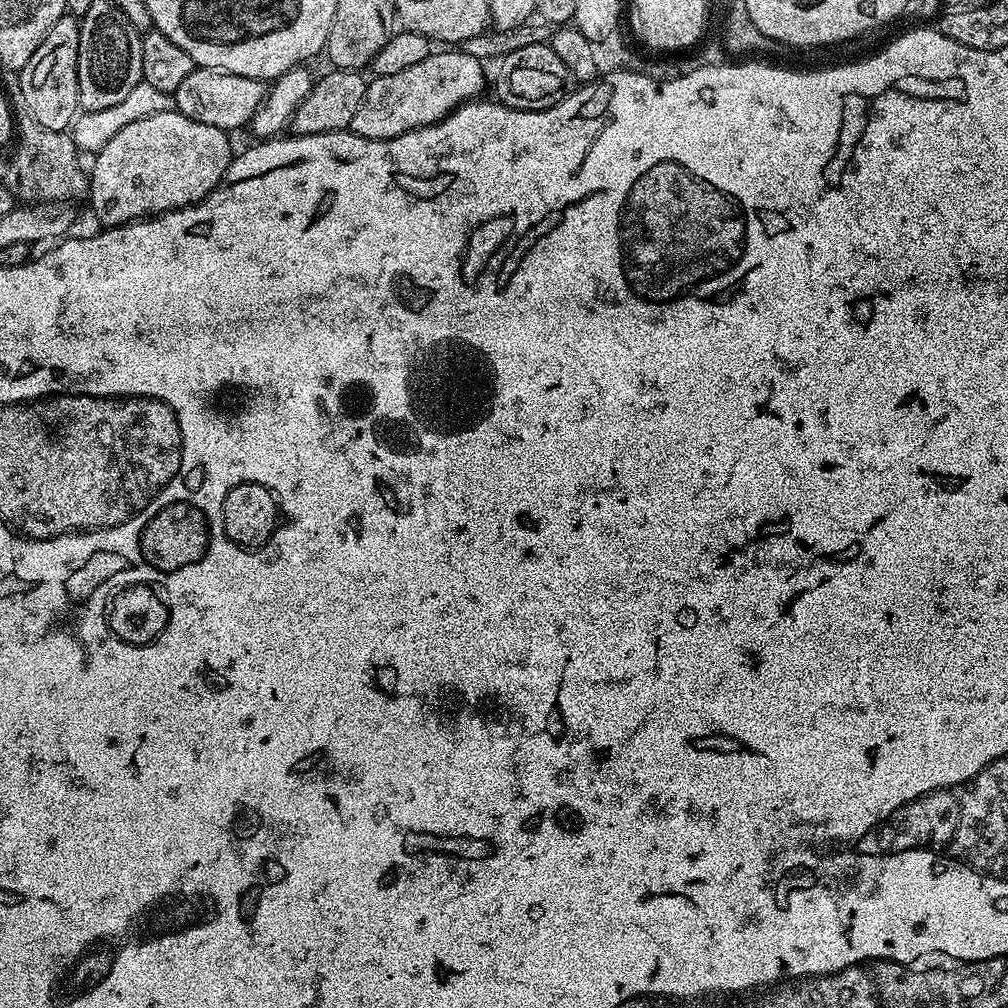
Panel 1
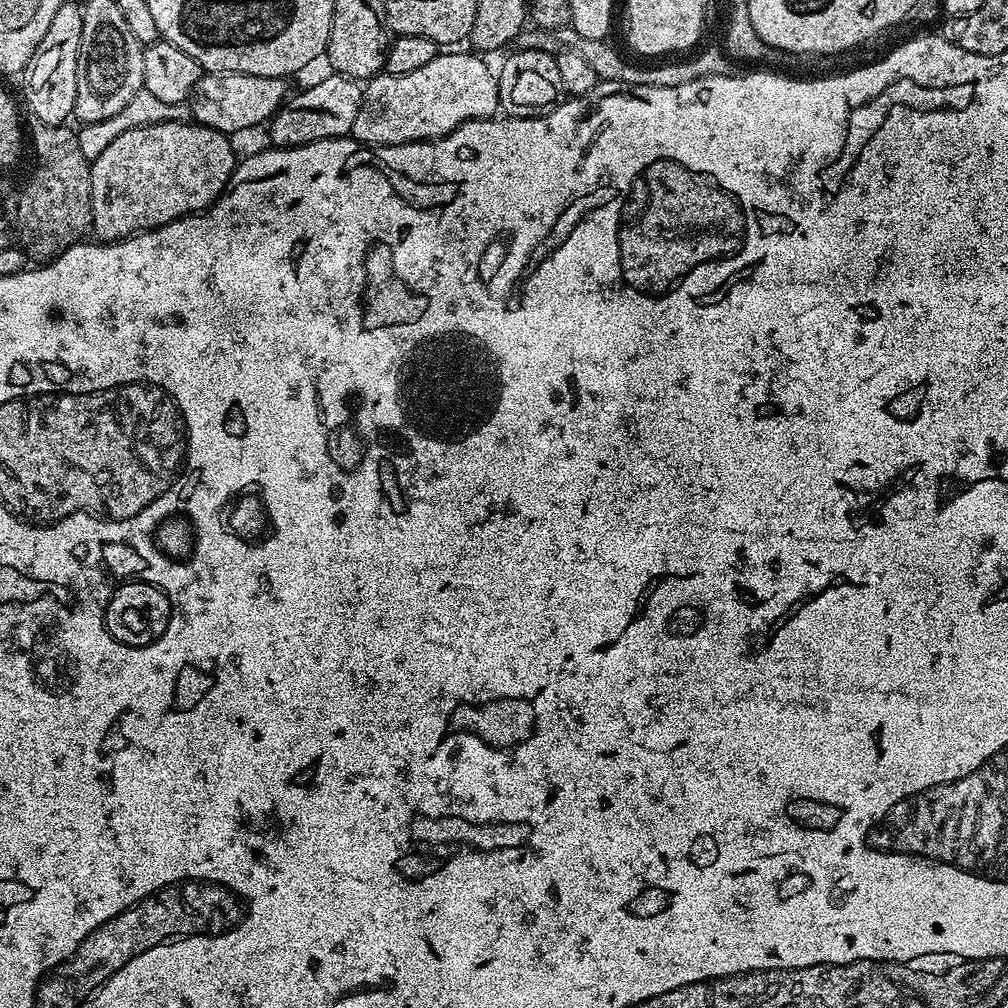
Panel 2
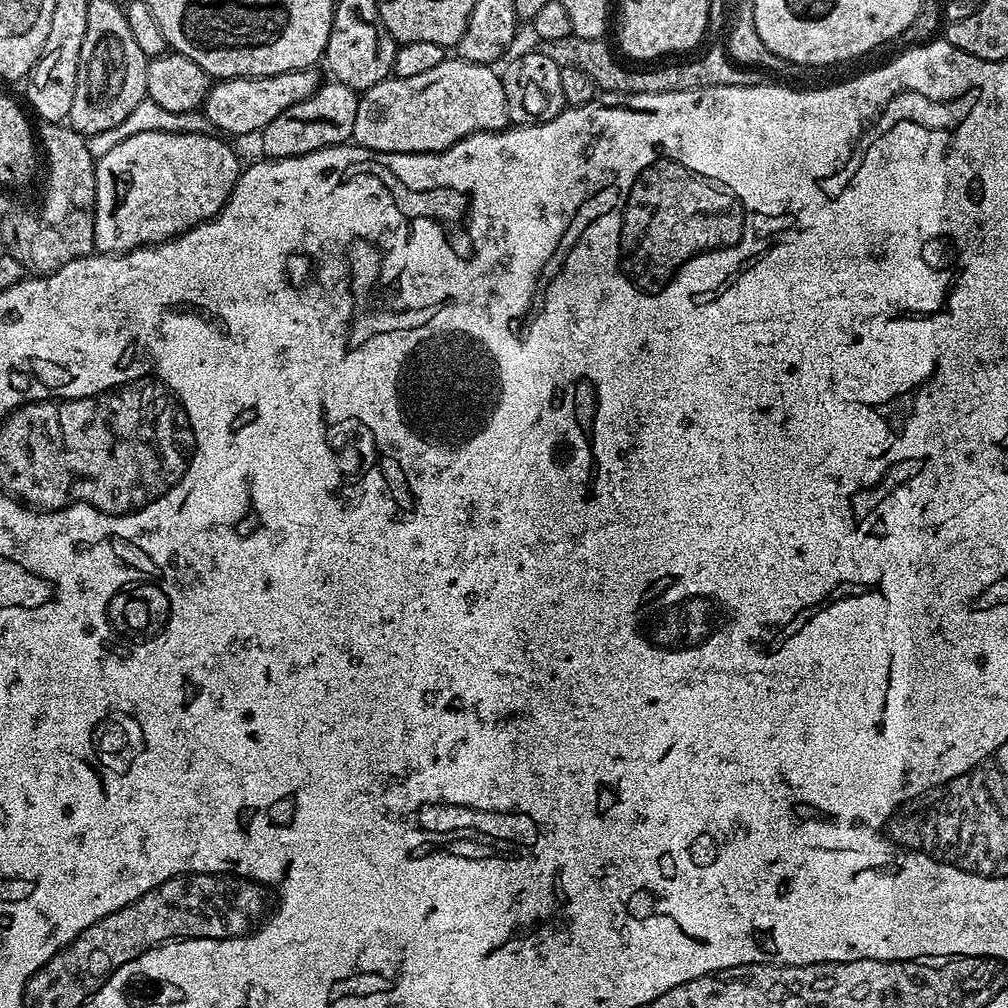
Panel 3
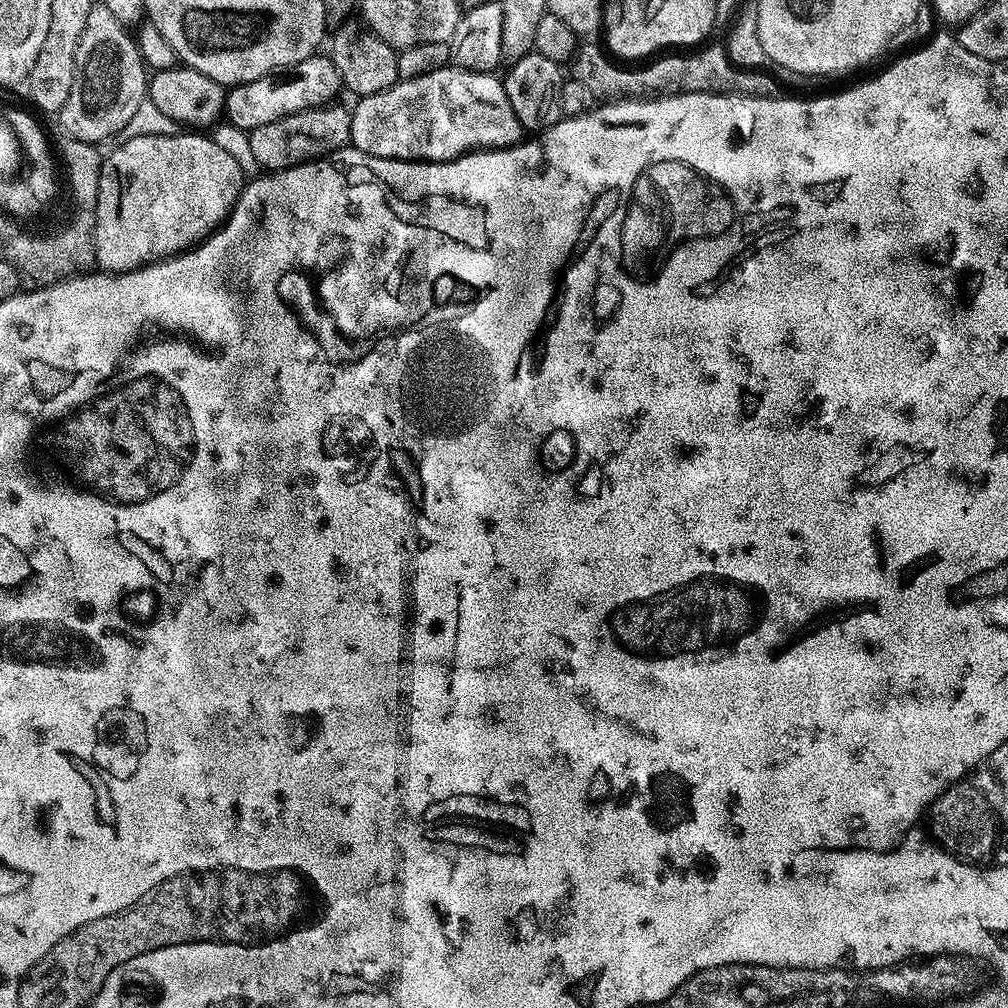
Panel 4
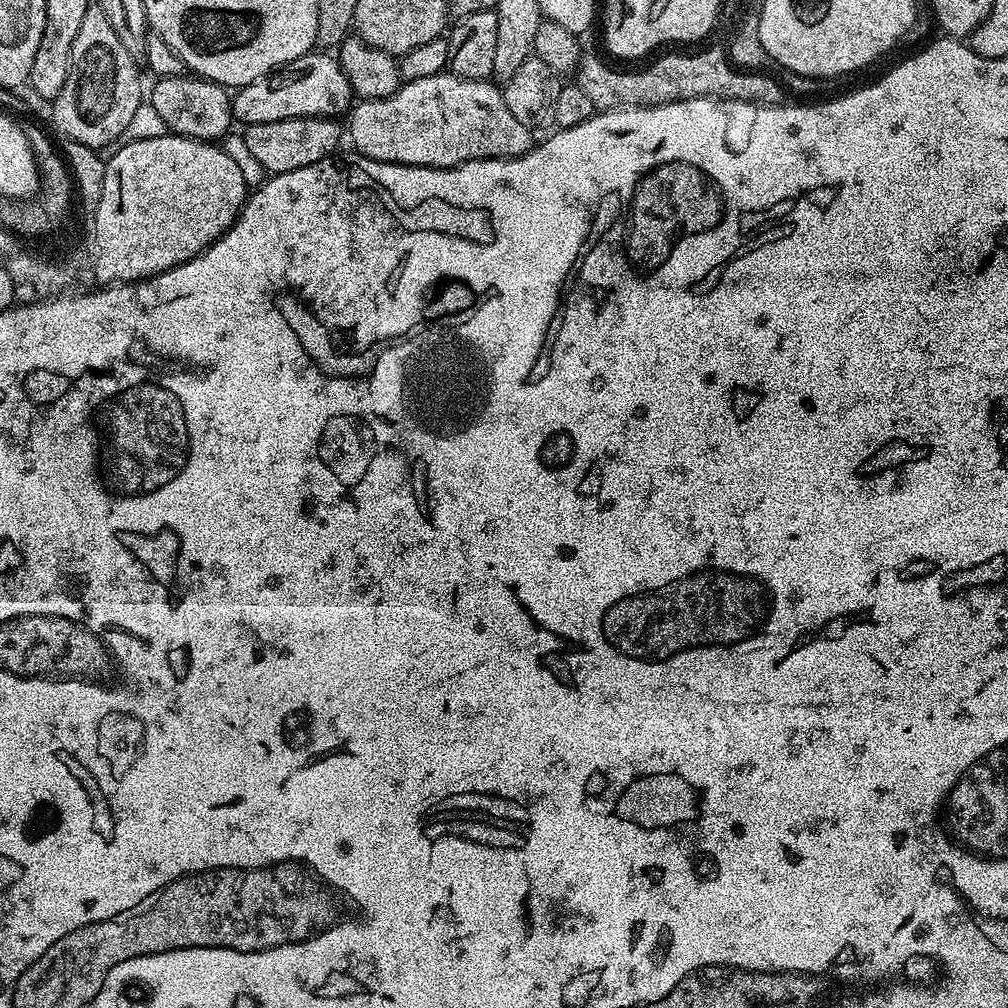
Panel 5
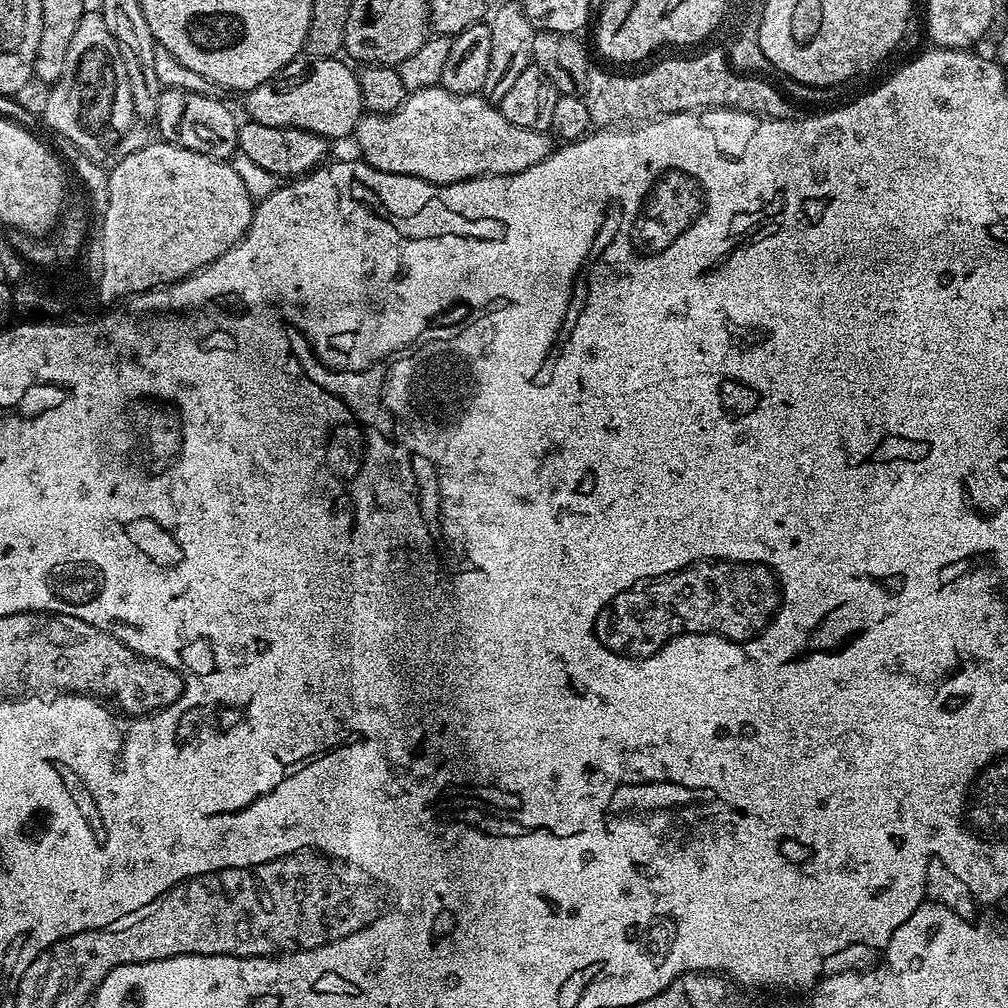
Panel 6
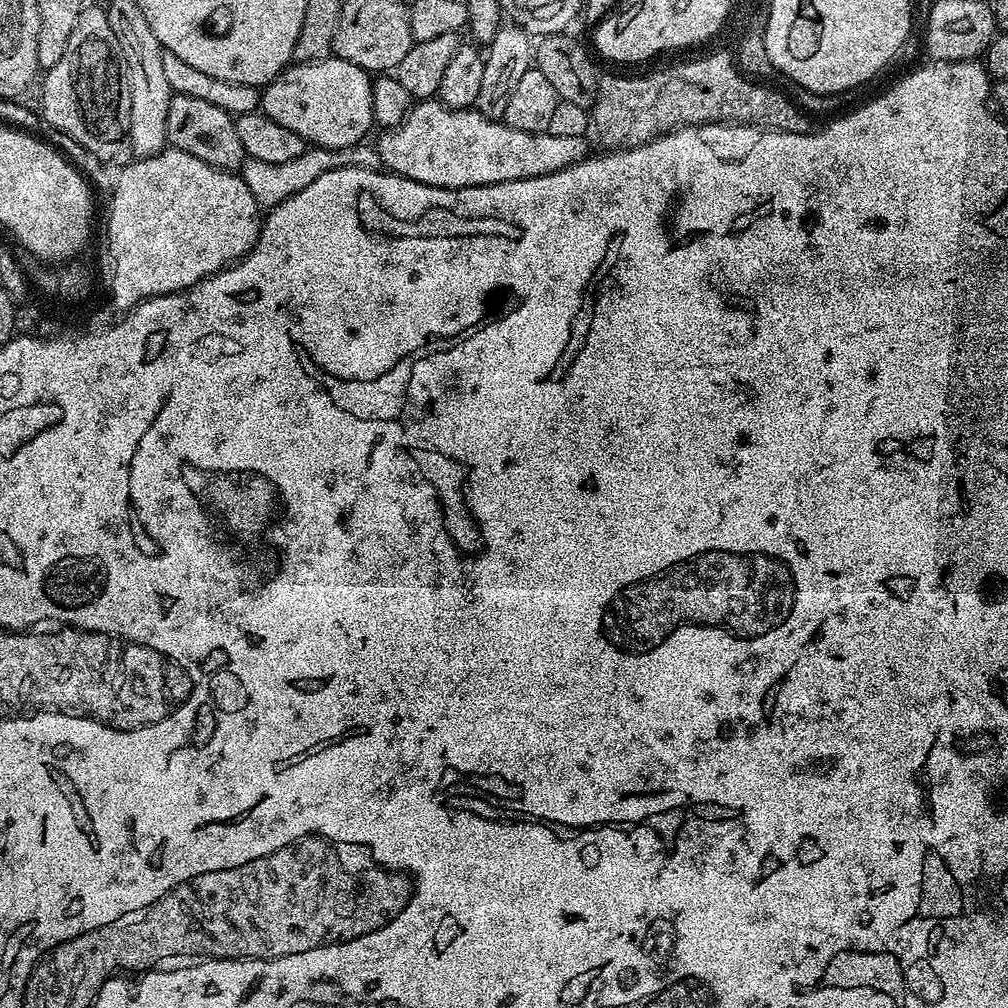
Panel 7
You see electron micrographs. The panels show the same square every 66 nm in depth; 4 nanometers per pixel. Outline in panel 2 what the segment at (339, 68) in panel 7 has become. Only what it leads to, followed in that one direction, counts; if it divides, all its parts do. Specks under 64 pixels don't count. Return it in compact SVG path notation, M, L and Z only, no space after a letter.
M209 72L201 75L190 97L191 119L207 128L225 134L244 132L247 128L267 125L275 112L280 109L290 89L278 76L255 76L237 72Z

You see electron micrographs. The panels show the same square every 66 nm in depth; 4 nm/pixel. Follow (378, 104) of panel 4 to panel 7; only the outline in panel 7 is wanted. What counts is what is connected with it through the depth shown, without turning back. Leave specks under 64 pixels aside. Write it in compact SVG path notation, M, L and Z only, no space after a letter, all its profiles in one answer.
M429 98L413 103L407 118L399 127L381 131L376 149L381 163L395 175L429 184L435 188L469 188L498 182L529 180L542 174L554 174L566 166L586 160L590 155L584 136L569 138L549 132L514 130L499 120L491 120L472 108L448 108L439 99Z

